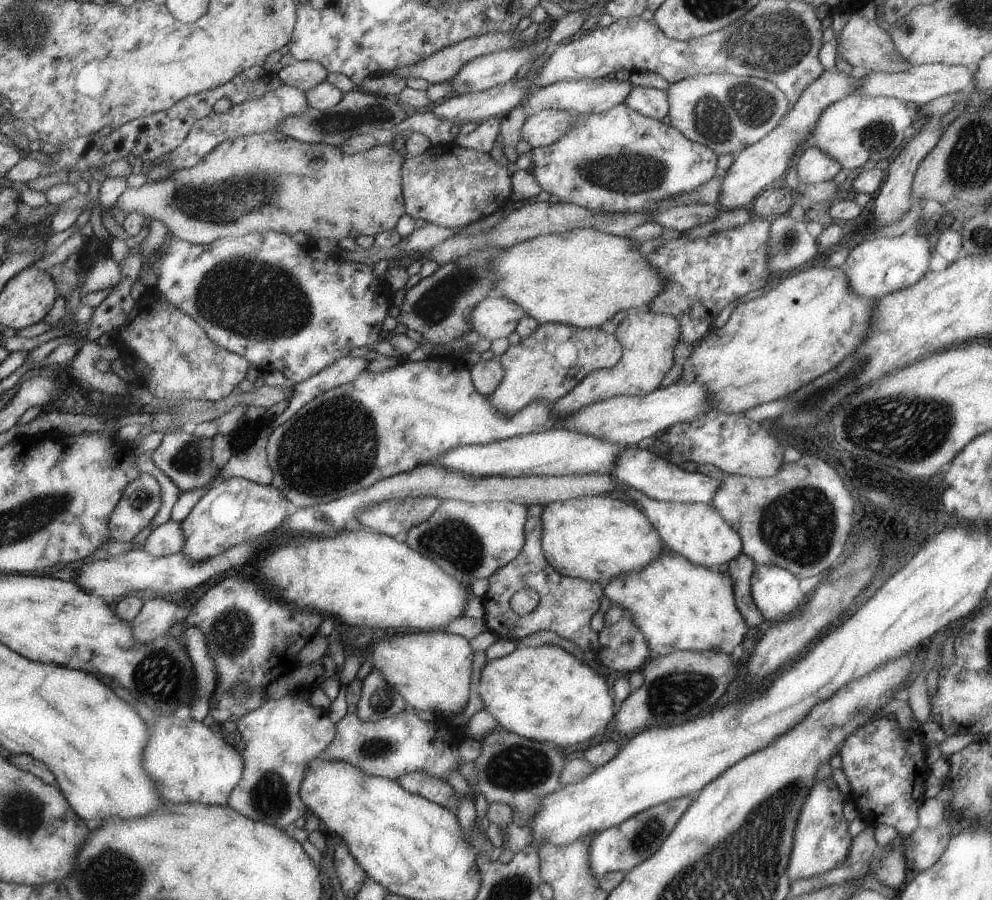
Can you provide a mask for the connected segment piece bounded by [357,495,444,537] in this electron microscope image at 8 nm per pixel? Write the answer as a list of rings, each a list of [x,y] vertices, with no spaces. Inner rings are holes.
[[[433,495],[388,500],[359,513],[357,519],[362,526],[394,537],[428,520],[443,501]]]

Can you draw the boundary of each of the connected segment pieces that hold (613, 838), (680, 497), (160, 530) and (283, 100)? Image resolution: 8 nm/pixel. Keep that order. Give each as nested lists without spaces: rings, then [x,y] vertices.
[[[695,796],[668,800],[624,820],[620,825],[594,835],[589,849],[589,866],[593,876],[600,878],[613,871],[626,874],[651,858],[662,847],[663,840],[674,831]]]
[[[637,446],[624,447],[612,476],[628,487],[644,492],[653,500],[672,503],[712,503],[721,486],[720,480],[698,472],[686,472],[676,464],[664,458],[658,458],[652,452]]]
[[[170,520],[154,528],[145,542],[142,549],[156,557],[180,553],[185,544],[181,523]]]
[[[289,85],[280,86],[278,89],[270,90],[259,100],[234,105],[233,108],[228,110],[227,114],[216,114],[213,111],[205,118],[196,120],[184,142],[159,162],[174,172],[193,168],[223,141],[252,135],[253,133],[274,132],[284,120],[287,120],[290,116],[301,116],[309,107],[304,91]]]

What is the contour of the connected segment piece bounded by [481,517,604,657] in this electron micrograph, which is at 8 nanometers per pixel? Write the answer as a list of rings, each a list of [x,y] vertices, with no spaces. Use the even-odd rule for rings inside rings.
[[[529,517],[525,532],[523,550],[515,560],[498,568],[490,577],[490,589],[481,598],[485,606],[484,620],[492,633],[501,639],[524,640],[526,636],[539,631],[551,631],[561,638],[571,641],[587,657],[600,653],[599,634],[591,628],[591,618],[600,609],[604,595],[603,586],[596,582],[575,577],[566,577],[556,572],[547,563],[543,552],[543,525],[540,517]],[[522,588],[536,590],[539,595],[537,609],[524,616],[512,610],[512,596]]]

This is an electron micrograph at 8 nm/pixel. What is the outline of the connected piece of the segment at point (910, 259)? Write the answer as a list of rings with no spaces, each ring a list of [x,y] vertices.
[[[918,235],[881,237],[856,246],[841,267],[849,282],[850,290],[858,295],[878,299],[895,290],[917,284],[918,280],[921,280],[929,271],[928,267],[933,255],[927,239]]]

